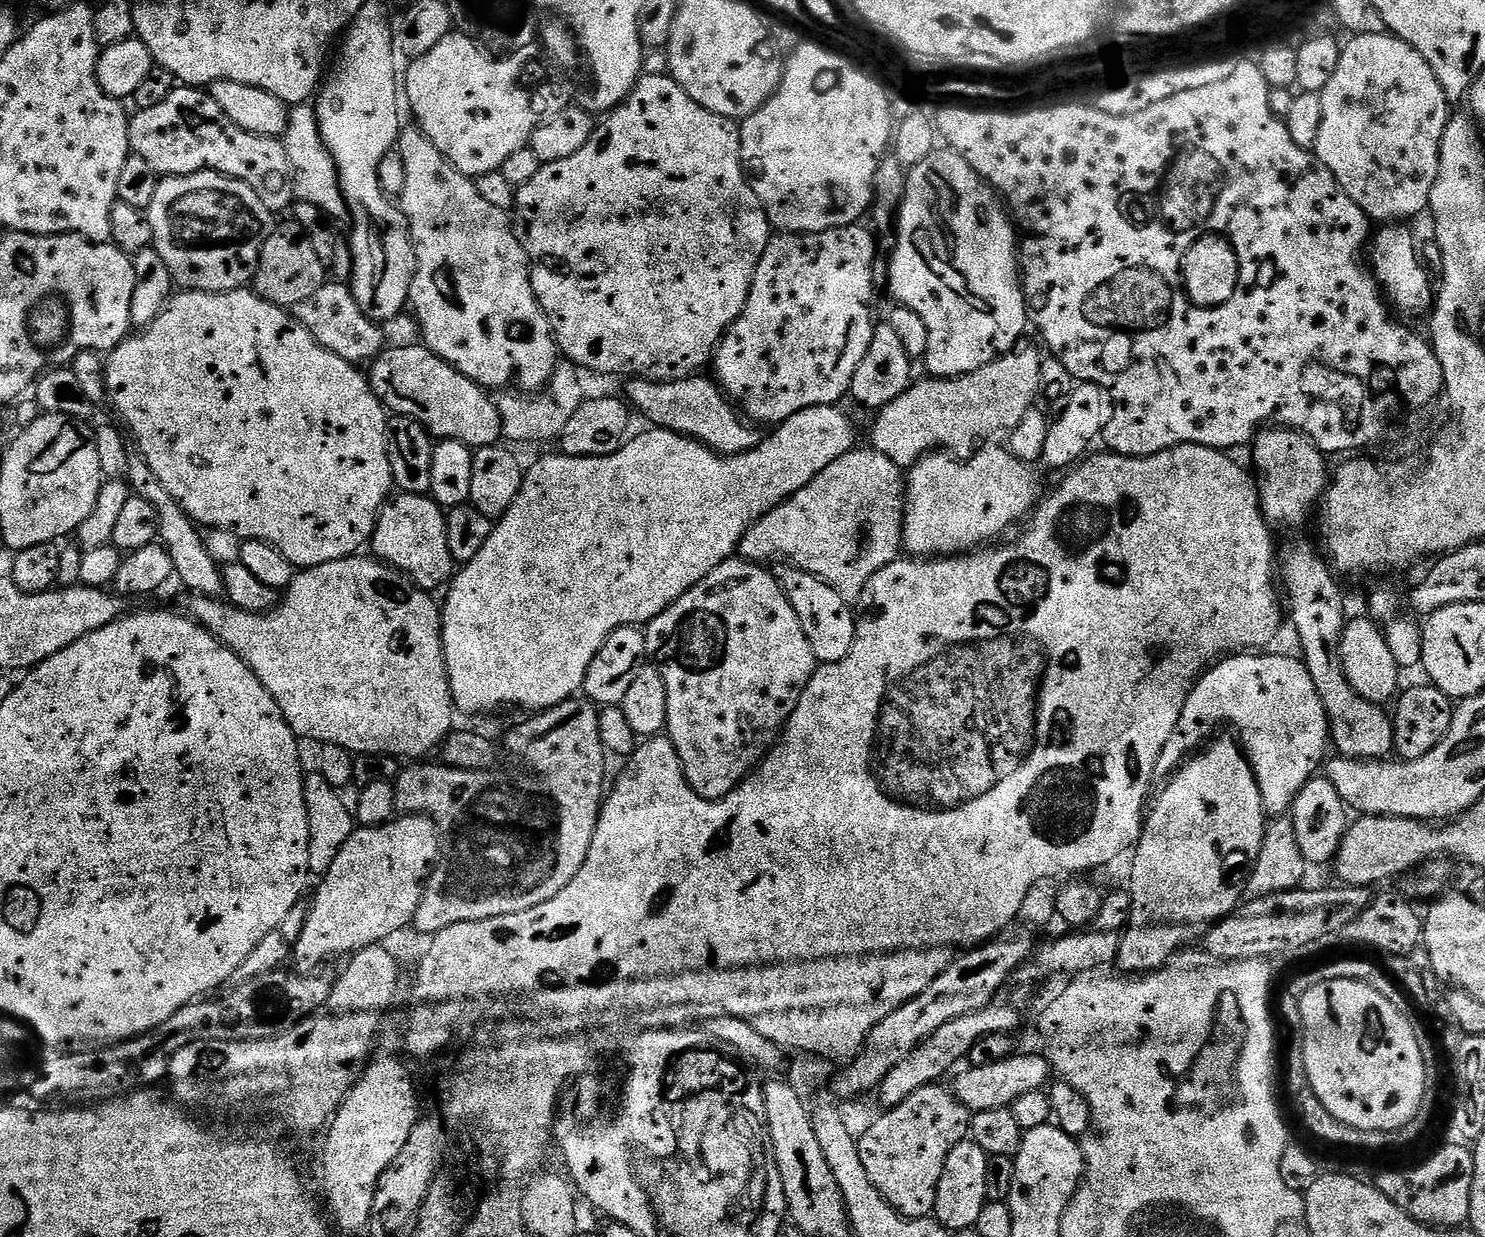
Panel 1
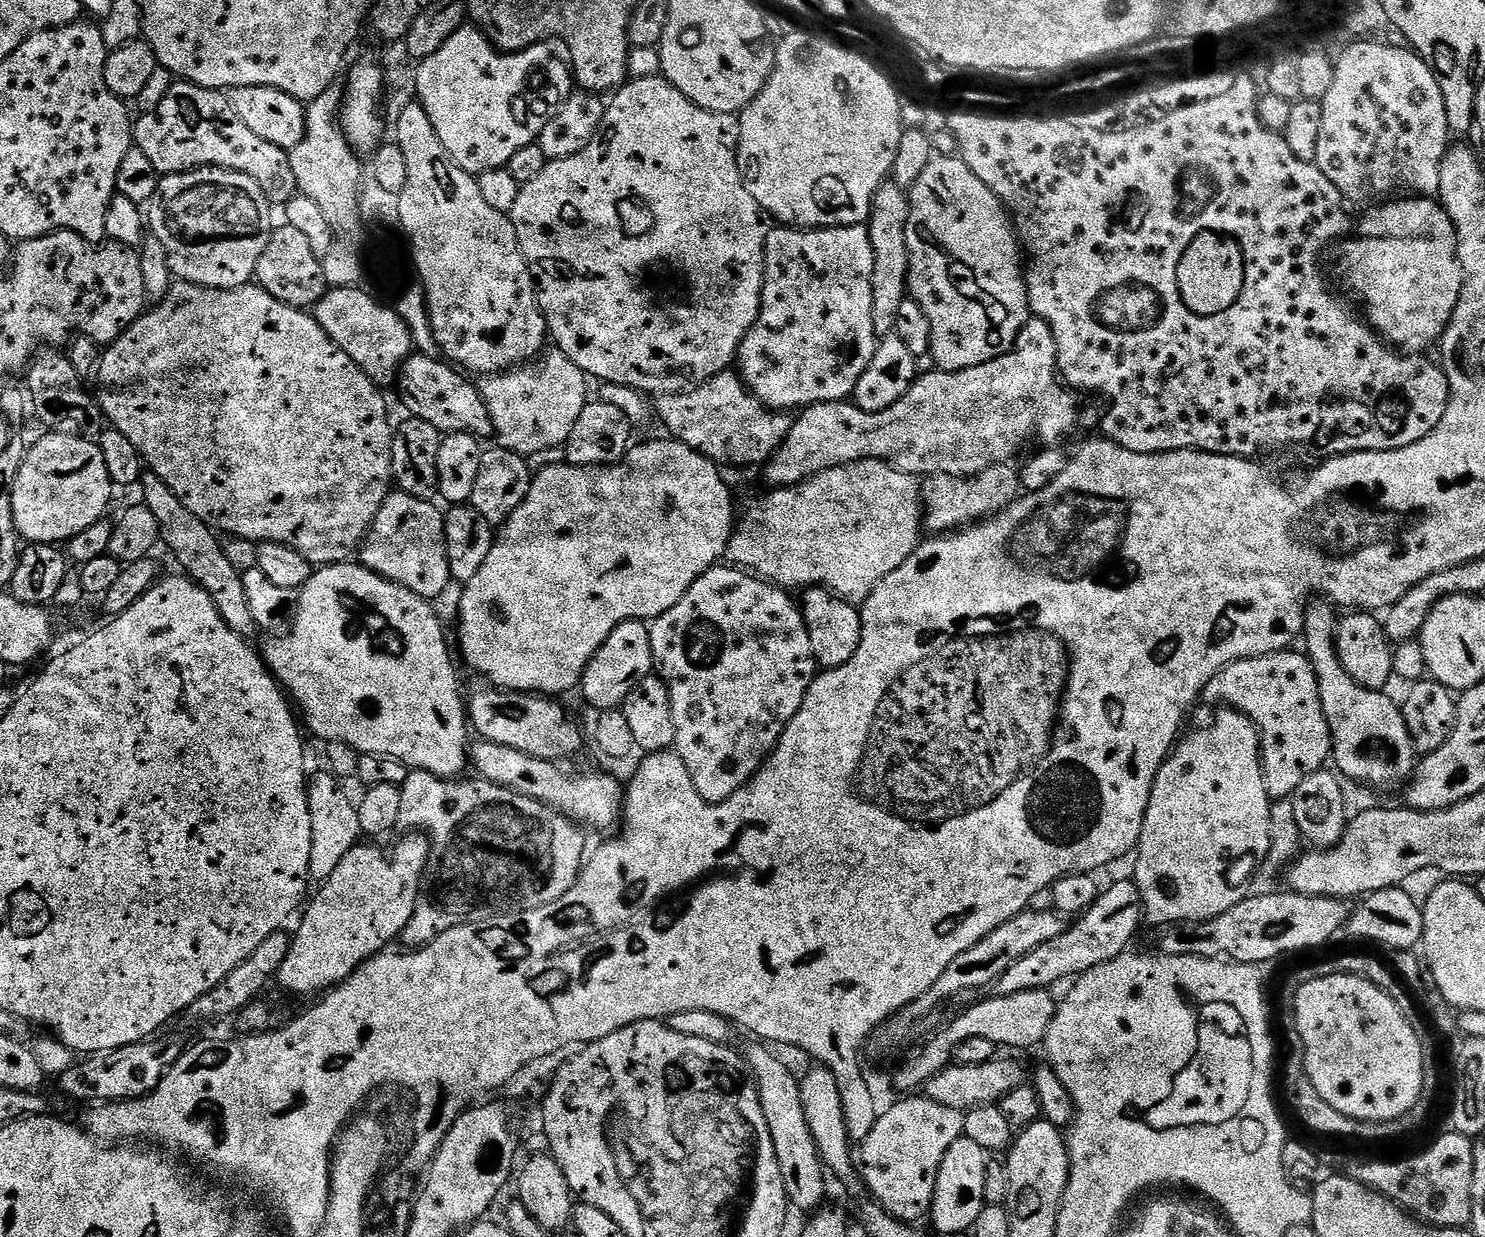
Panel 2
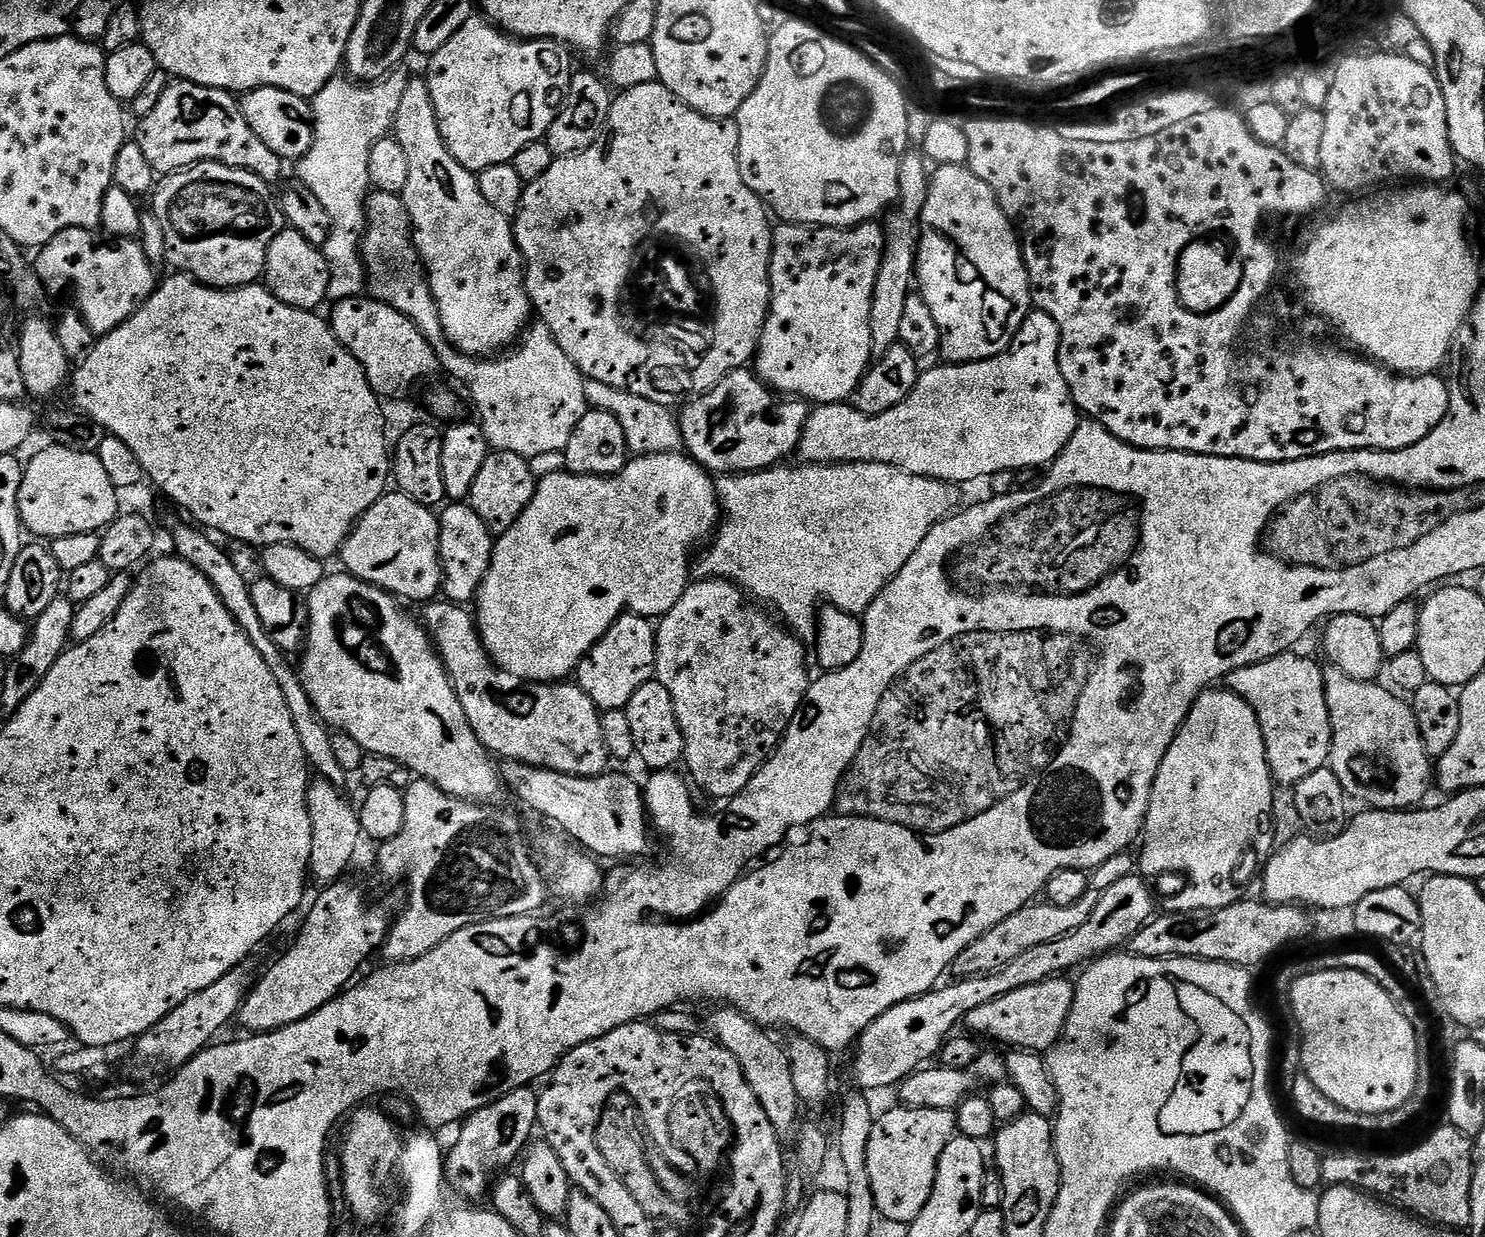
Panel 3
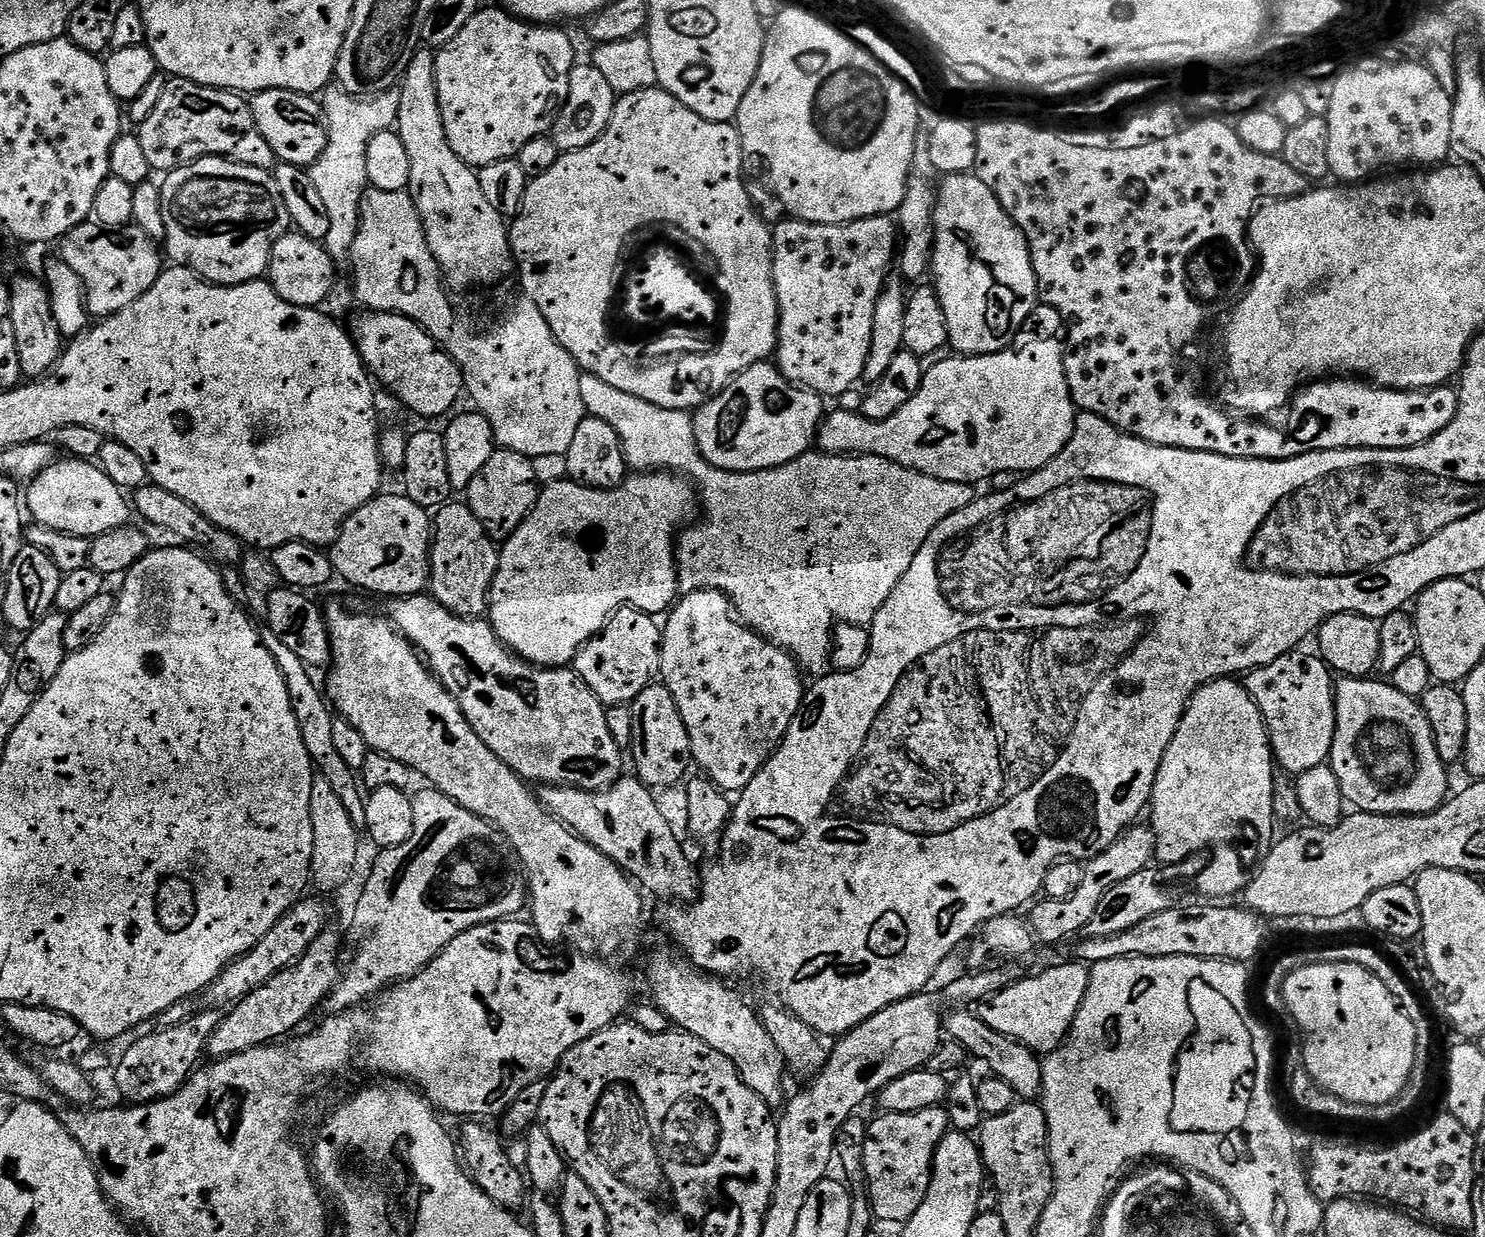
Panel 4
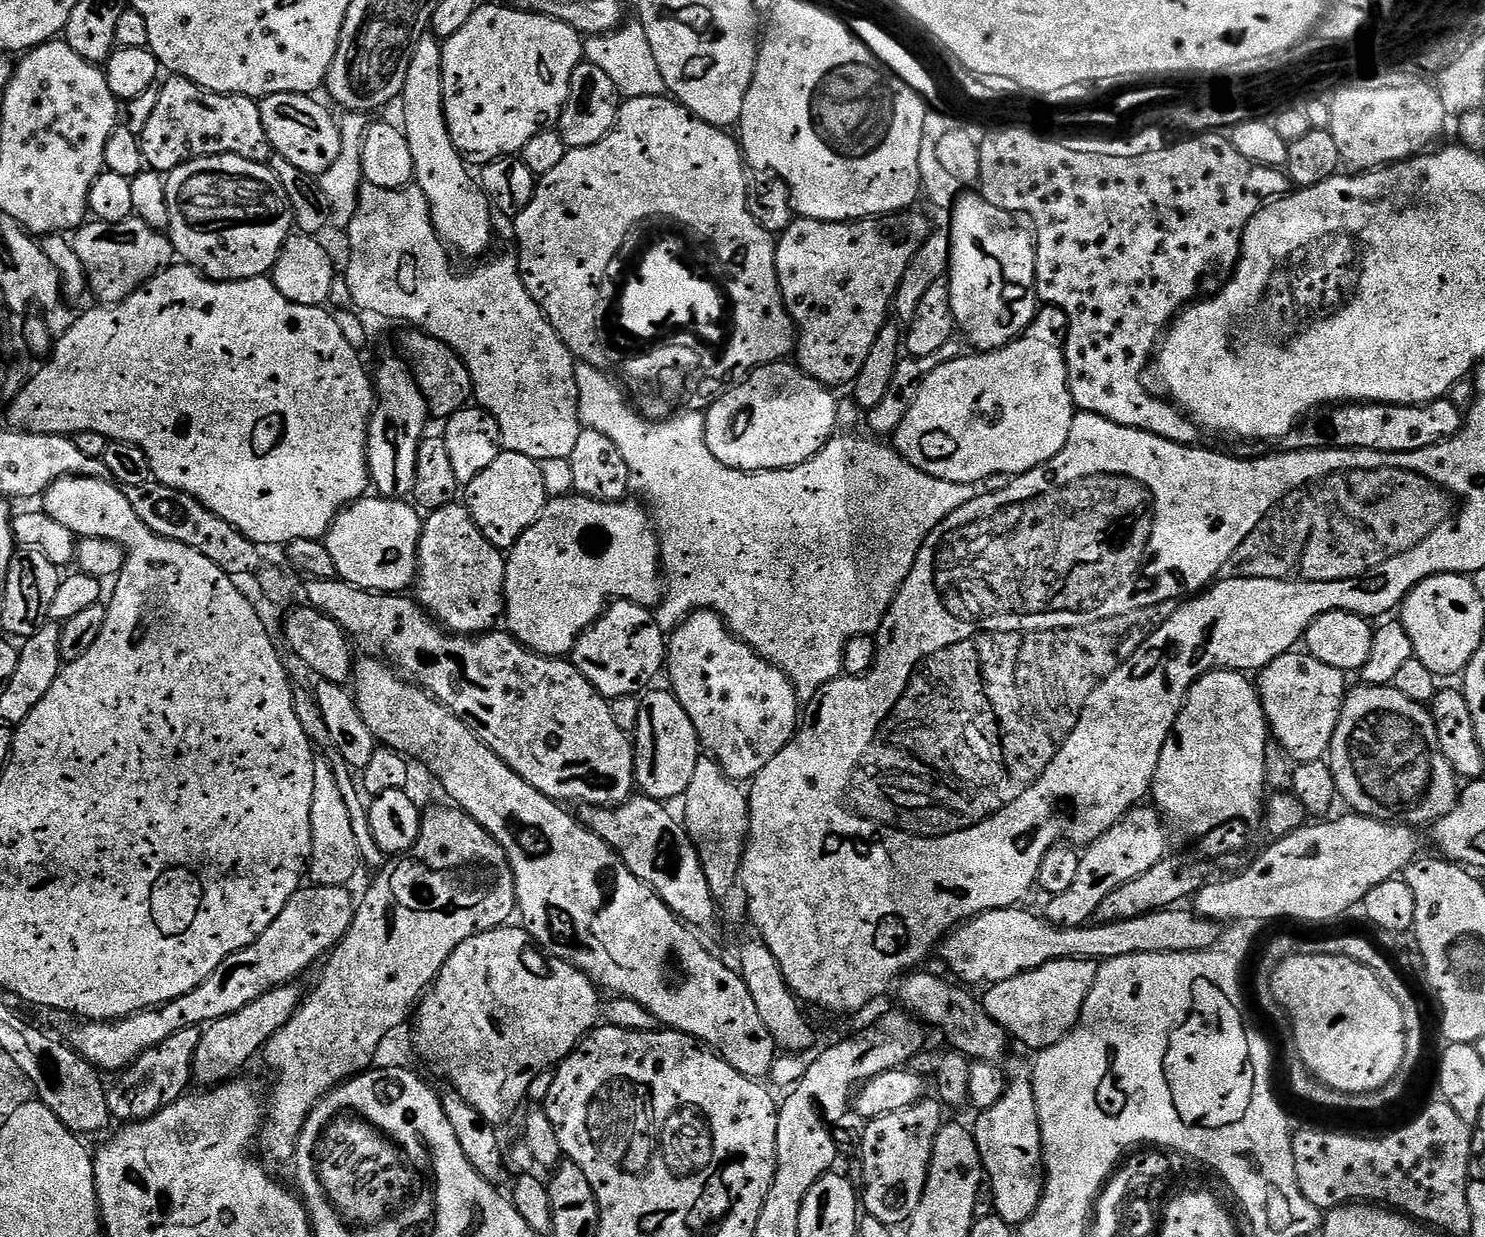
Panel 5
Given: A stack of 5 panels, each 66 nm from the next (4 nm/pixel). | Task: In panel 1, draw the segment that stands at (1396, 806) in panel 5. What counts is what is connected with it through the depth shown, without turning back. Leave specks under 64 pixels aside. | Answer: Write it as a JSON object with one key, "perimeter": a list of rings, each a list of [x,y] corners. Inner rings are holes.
{"perimeter":[[[1296,544],[1293,548],[1283,549],[1282,552],[1282,582],[1286,584],[1286,608],[1290,613],[1290,624],[1296,627],[1296,636],[1300,639],[1300,652],[1304,665],[1310,670],[1310,678],[1318,690],[1318,694],[1324,703],[1324,709],[1328,715],[1328,726],[1330,729],[1330,740],[1337,748],[1341,757],[1349,760],[1379,760],[1391,757],[1394,752],[1394,730],[1392,729],[1393,717],[1384,713],[1381,705],[1362,698],[1350,686],[1346,678],[1346,670],[1342,666],[1340,657],[1340,643],[1344,638],[1344,592],[1340,589],[1337,573],[1331,563],[1324,560],[1308,544]]]}

